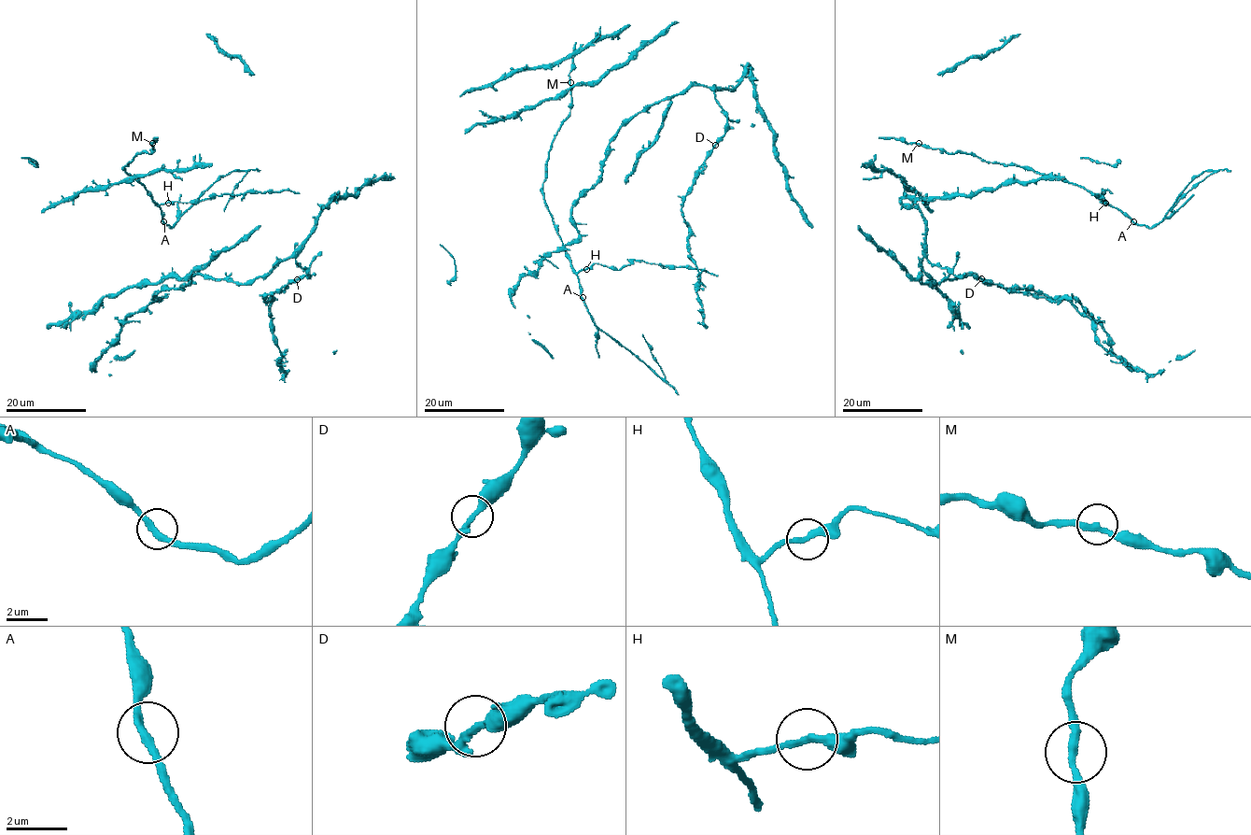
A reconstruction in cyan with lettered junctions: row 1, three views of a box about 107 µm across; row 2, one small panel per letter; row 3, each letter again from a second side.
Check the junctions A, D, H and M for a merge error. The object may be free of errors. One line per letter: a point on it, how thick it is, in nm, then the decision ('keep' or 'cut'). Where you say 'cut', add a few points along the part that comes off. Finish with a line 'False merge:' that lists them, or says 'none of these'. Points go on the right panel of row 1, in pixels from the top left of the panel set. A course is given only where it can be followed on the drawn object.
A: place (1133, 221); calibre 280 nm; keep
D: place (981, 278); calibre 280 nm; keep
H: place (1105, 203); calibre 240 nm; keep
M: place (919, 143); calibre 280 nm; keep
False merge: none of these

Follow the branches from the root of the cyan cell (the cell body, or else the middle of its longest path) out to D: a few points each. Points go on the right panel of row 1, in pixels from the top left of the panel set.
D: (983, 281), (973, 275), (962, 275), (937, 284), (921, 268), (921, 260), (926, 258), (955, 275), (981, 278)

